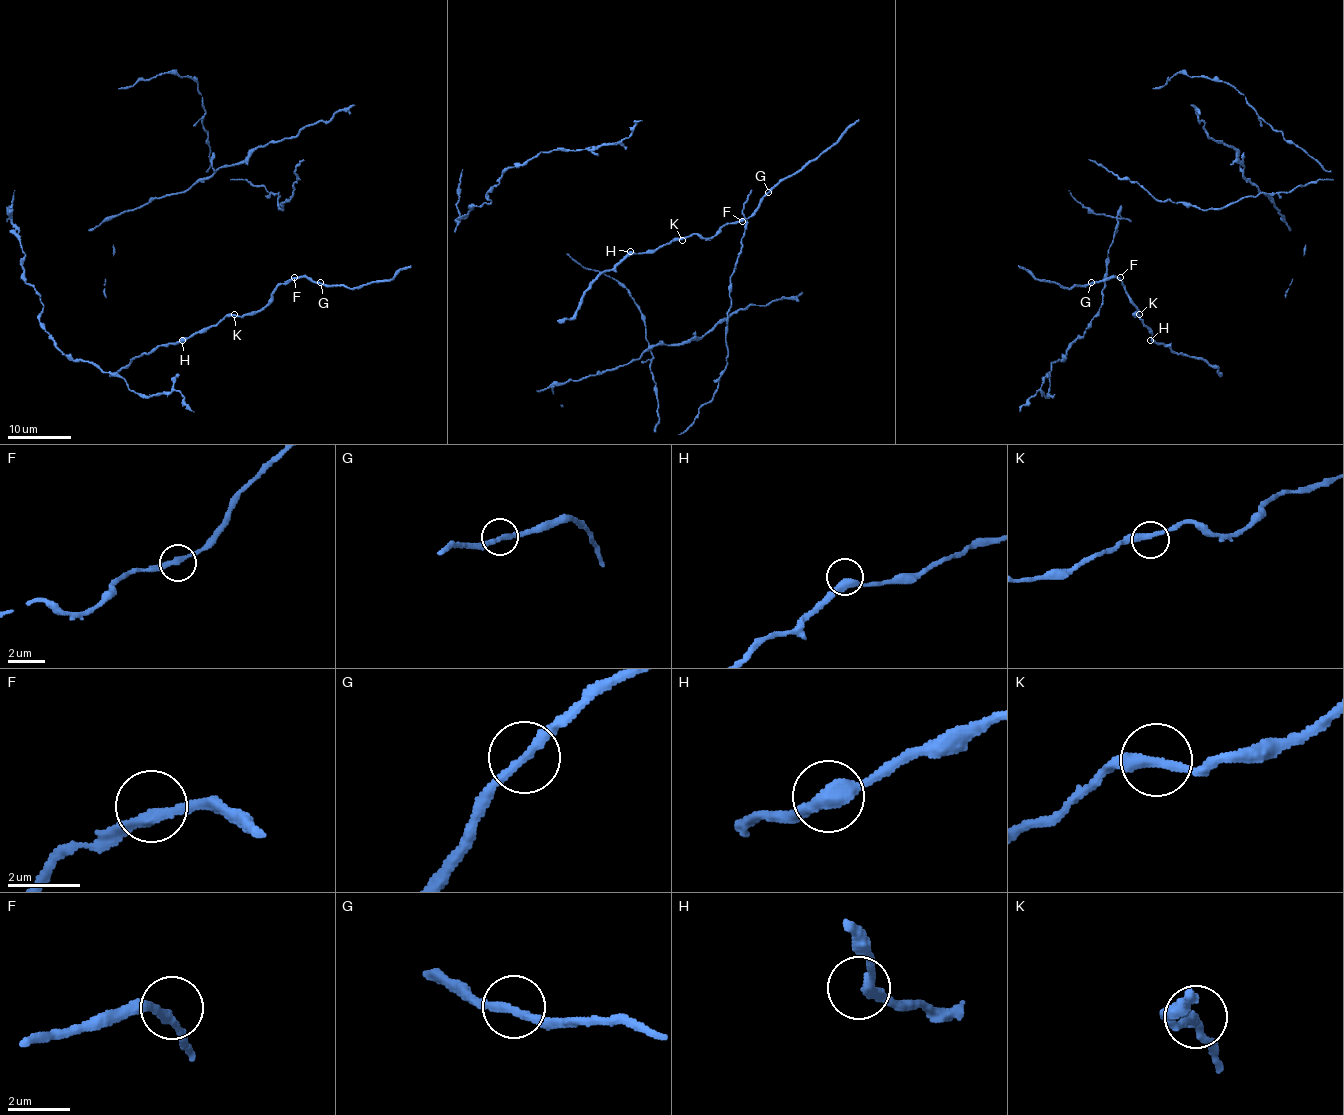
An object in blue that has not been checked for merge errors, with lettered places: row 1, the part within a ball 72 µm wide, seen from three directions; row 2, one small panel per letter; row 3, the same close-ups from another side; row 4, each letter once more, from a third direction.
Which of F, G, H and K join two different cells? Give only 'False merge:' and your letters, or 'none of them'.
False merge: G

